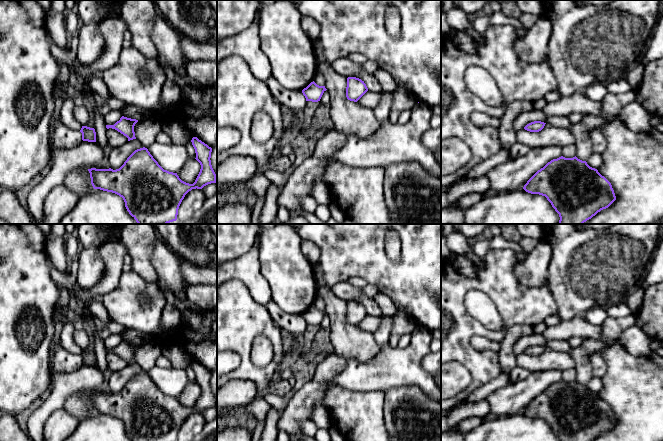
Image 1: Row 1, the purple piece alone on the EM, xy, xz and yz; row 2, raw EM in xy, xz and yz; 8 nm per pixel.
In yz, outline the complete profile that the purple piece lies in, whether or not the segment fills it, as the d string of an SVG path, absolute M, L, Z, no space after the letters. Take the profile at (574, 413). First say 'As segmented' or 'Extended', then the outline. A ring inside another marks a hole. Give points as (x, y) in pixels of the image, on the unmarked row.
As segmented. M576 380L551 384L523 413L545 420L559 441L593 441L616 424L611 407Z

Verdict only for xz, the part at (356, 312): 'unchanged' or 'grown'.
unchanged

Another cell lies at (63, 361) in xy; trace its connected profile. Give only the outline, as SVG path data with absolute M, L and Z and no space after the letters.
M53 346L51 367L53 371L71 373L82 366L82 357L68 352L62 346Z

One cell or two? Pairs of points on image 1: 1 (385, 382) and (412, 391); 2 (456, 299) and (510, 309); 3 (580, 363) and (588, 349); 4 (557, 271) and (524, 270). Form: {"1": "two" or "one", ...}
{"1": "two", "2": "one", "3": "one", "4": "two"}

